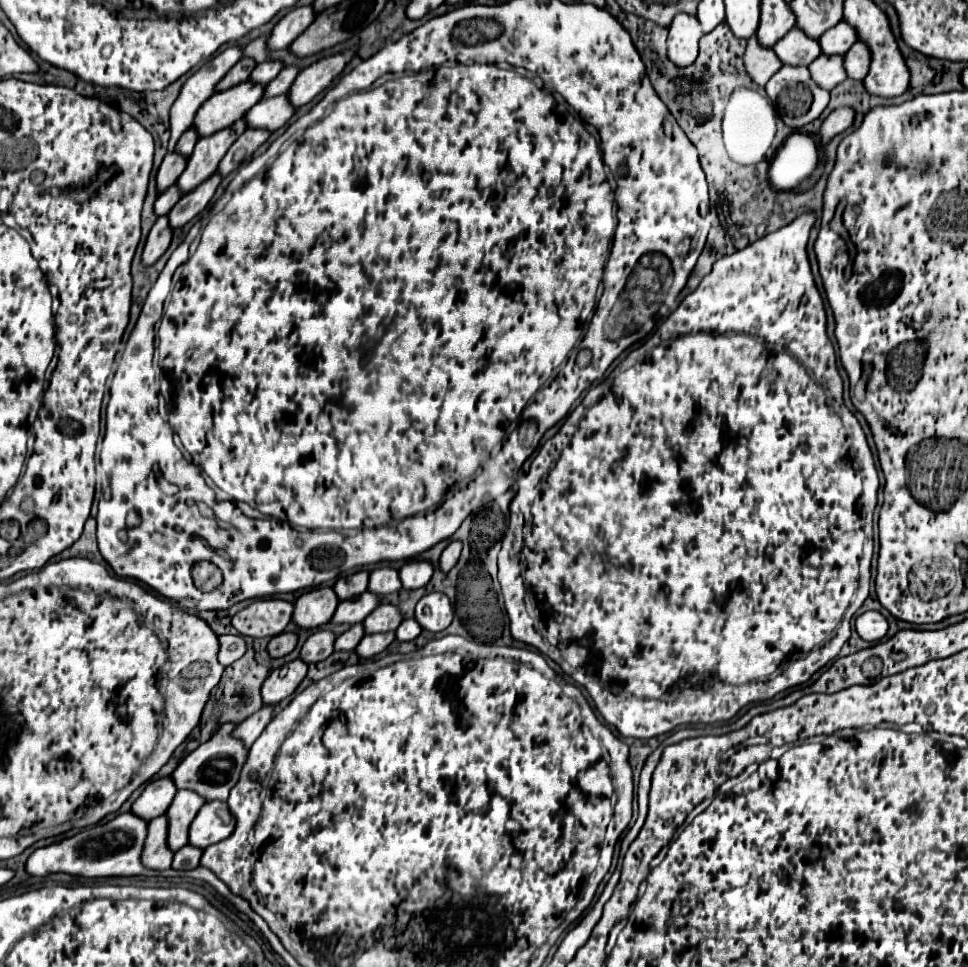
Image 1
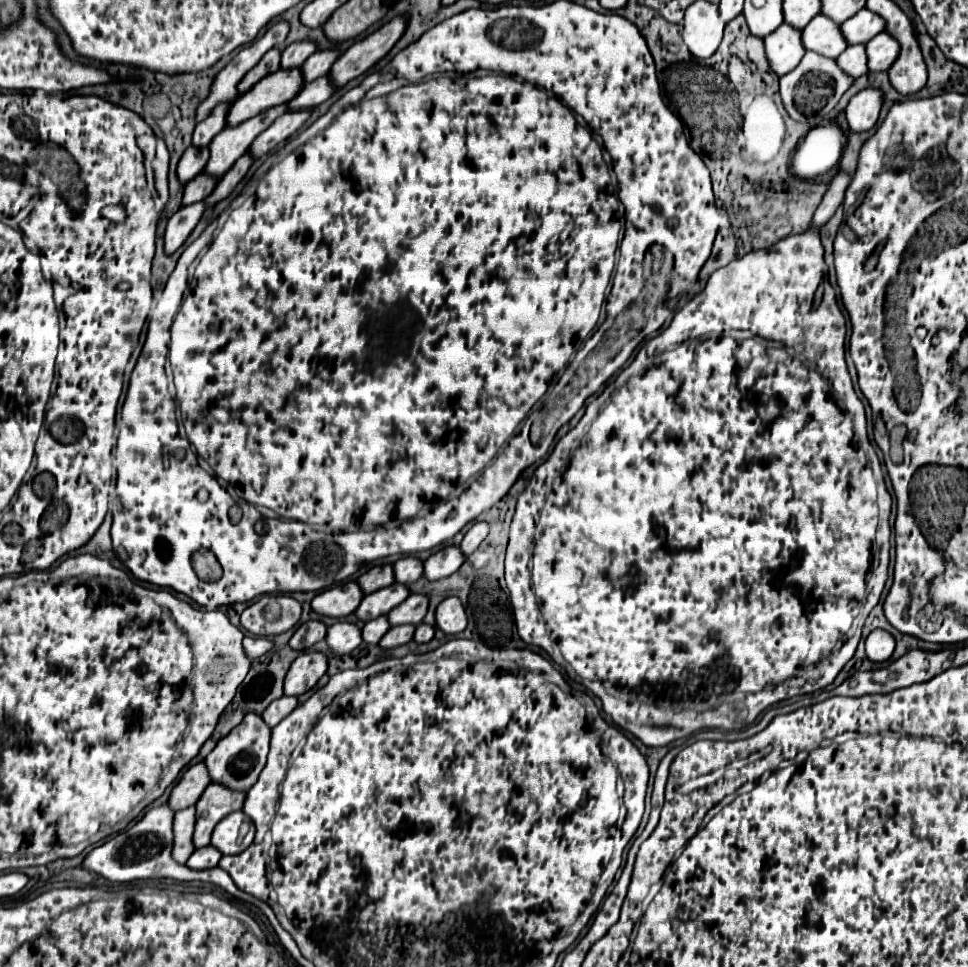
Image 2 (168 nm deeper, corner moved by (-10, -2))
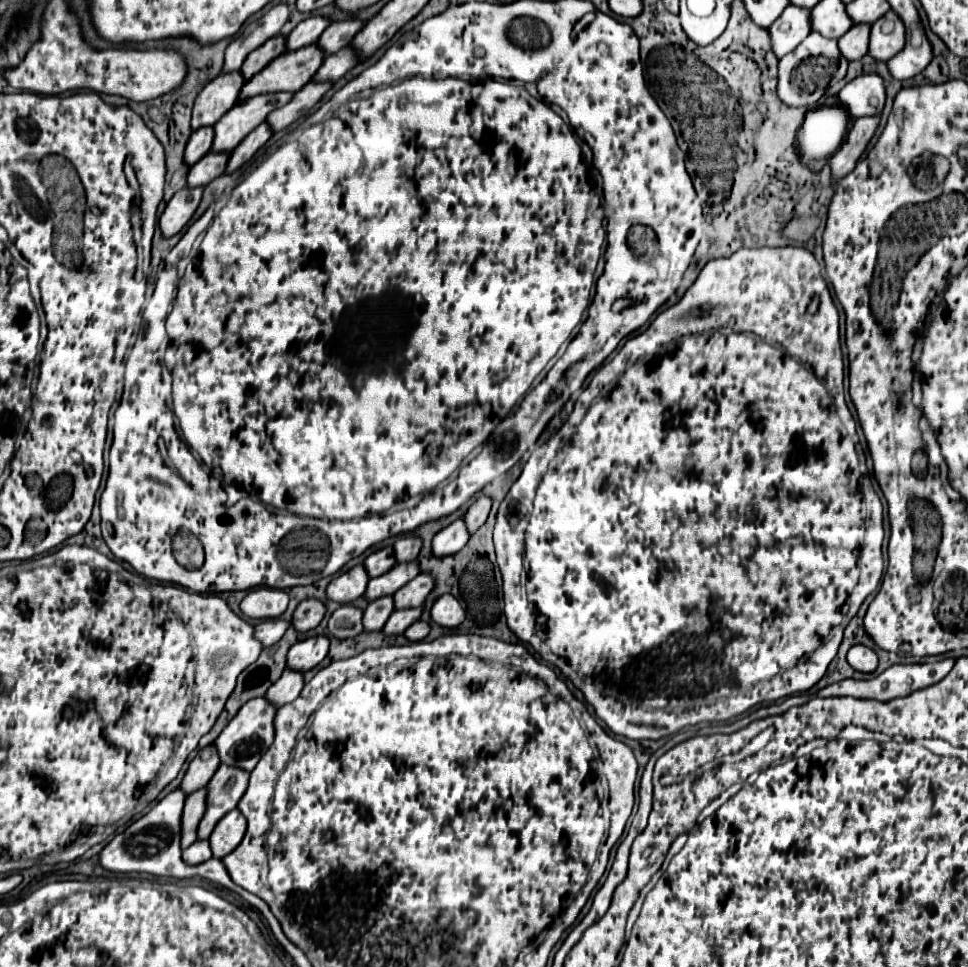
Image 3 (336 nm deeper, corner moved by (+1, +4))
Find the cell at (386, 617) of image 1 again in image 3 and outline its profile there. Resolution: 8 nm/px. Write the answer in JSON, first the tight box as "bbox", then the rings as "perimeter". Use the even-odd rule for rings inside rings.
{"bbox":[393,574,433,608],"perimeter":[[[419,574],[415,576],[409,584],[405,584],[397,594],[393,594],[395,608],[419,608],[423,606],[427,594],[433,588],[433,578],[429,574]]]}

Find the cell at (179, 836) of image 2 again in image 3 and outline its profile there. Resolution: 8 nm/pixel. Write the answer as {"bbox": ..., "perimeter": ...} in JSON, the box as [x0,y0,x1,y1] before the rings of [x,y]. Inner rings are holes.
{"bbox":[181,788,205,850],"perimeter":[[[205,788],[185,798],[185,808],[181,814],[181,848],[183,850],[197,840],[197,824],[203,812],[205,812]]]}

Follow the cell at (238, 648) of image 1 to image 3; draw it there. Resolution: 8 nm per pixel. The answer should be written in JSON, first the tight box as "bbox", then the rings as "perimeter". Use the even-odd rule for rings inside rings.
{"bbox":[253,620,289,648],"perimeter":[[[265,620],[265,622],[255,626],[255,634],[253,636],[257,636],[257,642],[263,648],[269,648],[269,646],[273,646],[273,644],[277,644],[281,640],[281,636],[285,634],[287,628],[289,628],[289,622],[283,622],[283,620]]]}

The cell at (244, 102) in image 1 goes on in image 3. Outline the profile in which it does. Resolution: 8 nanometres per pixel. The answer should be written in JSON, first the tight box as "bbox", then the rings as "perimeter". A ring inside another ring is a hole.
{"bbox":[237,44,325,102],"perimeter":[[[315,44],[277,56],[277,60],[273,60],[267,68],[263,68],[251,80],[245,82],[237,102],[245,102],[247,98],[259,94],[271,94],[283,90],[291,94],[299,92],[299,88],[303,88],[319,70],[323,58],[325,58],[323,52]]]}

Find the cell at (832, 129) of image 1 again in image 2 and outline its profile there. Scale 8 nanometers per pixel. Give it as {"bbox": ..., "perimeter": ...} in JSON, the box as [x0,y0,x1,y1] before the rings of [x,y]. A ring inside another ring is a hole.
{"bbox":[846,88,884,132],"perimeter":[[[866,88],[854,94],[846,106],[846,120],[852,132],[864,132],[874,128],[884,104],[884,92],[878,88]]]}

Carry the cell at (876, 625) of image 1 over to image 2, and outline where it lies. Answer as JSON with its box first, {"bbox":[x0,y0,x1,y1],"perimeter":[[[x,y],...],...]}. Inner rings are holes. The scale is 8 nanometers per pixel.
{"bbox":[866,630,894,664],"perimeter":[[[874,630],[866,638],[866,658],[870,662],[882,664],[888,662],[894,652],[894,638],[886,630]]]}

